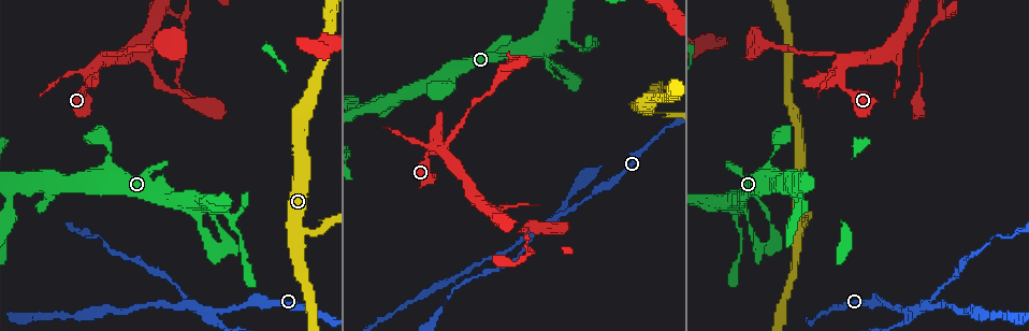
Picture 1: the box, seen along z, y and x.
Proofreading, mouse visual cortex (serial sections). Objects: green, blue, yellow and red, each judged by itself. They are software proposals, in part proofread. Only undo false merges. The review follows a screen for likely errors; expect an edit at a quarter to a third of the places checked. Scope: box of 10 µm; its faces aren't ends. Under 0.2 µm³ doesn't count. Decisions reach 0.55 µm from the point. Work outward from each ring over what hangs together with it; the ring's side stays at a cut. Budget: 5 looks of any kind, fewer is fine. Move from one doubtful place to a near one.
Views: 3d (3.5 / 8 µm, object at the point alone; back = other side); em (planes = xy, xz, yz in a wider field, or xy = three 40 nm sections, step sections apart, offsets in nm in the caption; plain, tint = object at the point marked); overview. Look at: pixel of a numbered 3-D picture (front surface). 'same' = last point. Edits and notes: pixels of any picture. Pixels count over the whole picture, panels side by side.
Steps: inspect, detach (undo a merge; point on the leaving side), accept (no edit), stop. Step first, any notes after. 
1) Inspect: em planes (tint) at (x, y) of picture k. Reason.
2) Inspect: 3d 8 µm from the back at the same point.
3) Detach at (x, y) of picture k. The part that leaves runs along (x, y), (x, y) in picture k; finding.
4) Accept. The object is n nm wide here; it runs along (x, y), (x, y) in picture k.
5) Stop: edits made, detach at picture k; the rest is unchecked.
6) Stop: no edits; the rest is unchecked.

Inspect: 3d 3.5 µm at (532, 237) of picture 1. Three-way junction.

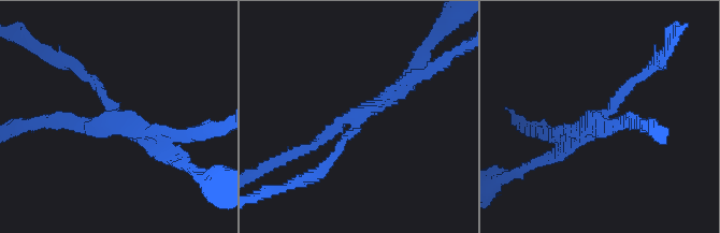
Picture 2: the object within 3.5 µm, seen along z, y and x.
Inspect: em xy step 3 (tint) at (595, 117) of picture 2. 3 arms meet here; the arms are 150, 150, 200 nm wide; now the EM.

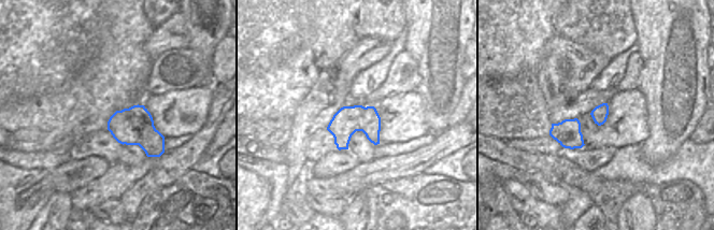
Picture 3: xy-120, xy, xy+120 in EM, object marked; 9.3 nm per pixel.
Detach at (429, 43) of picture 2. A second cell is stuck on.

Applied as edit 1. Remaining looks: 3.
Inspect: 3d 3.5 µm at (537, 46) of picture 1. Calibre changes.

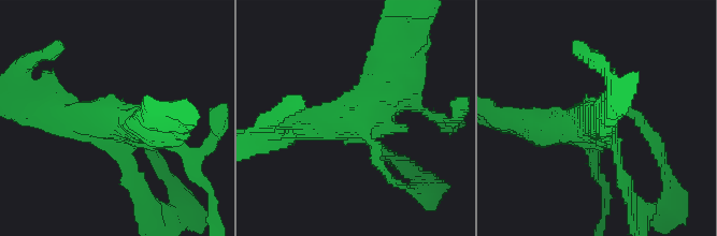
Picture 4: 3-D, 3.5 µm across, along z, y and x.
Inspect: em planes (tint) at (112, 120) of picture 4. Shape alone is not enough.

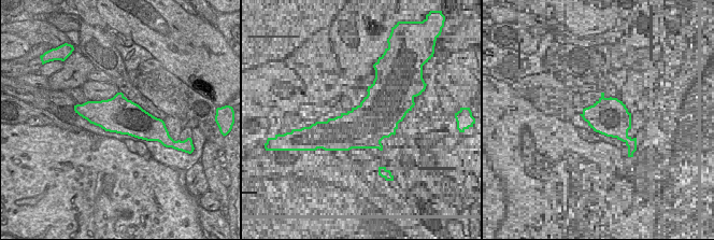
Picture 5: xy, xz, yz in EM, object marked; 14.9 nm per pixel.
Accept. It runs along (284, 131), (389, 62) in picture 4; continuous, no second cell.

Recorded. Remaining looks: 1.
Stop: edits made, detach at picture 2; the rest is unchecked.

